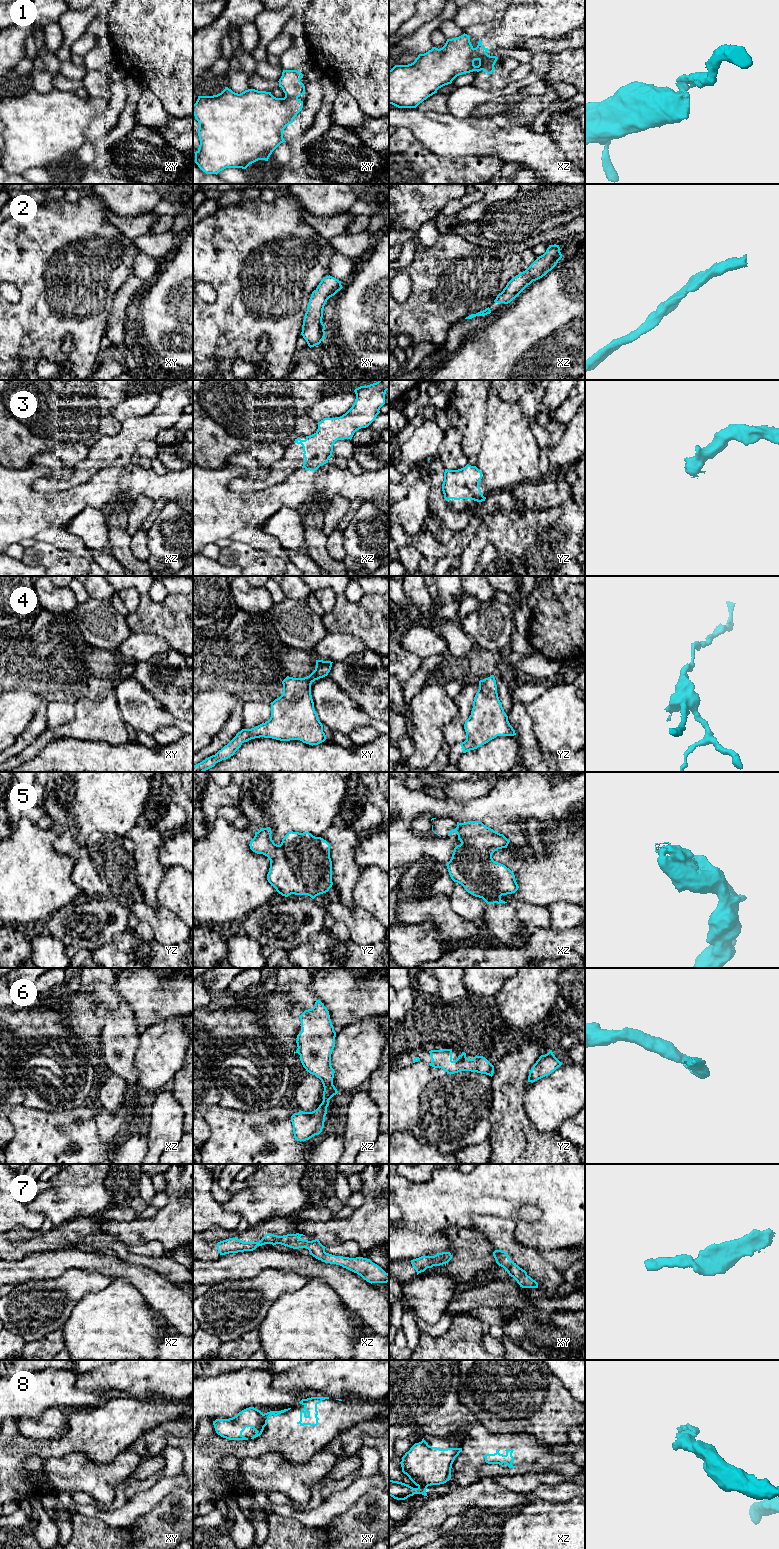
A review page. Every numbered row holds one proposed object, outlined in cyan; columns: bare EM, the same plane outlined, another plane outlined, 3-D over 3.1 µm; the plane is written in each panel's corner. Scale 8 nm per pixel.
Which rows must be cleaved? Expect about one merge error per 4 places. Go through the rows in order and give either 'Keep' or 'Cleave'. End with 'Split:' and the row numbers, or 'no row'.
1: Cleave
2: Keep
3: Cleave
4: Keep
5: Keep
6: Keep
7: Keep
8: Cleave
Split: 1, 3, 8

